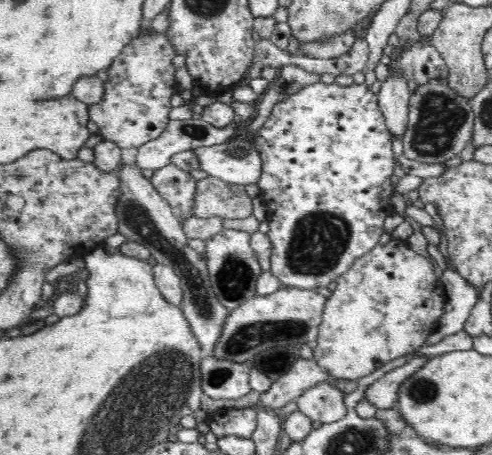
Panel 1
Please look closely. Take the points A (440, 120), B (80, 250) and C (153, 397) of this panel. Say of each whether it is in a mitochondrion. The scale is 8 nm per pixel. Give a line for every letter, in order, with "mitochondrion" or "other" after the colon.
A: mitochondrion
B: other
C: mitochondrion

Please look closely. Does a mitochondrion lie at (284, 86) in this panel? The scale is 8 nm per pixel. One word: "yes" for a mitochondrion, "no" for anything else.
no

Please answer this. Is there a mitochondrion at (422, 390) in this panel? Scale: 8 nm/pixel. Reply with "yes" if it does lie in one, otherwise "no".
yes

